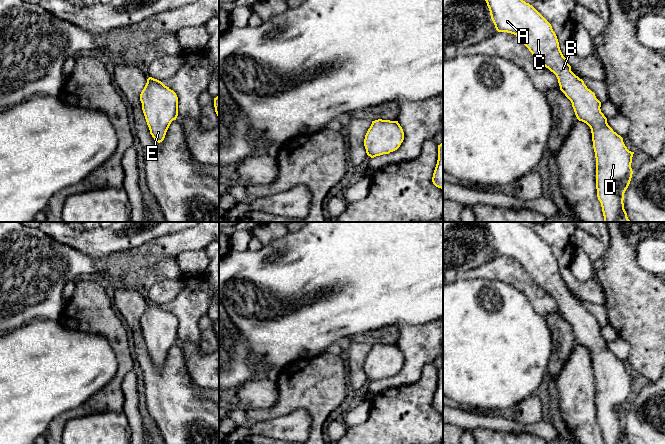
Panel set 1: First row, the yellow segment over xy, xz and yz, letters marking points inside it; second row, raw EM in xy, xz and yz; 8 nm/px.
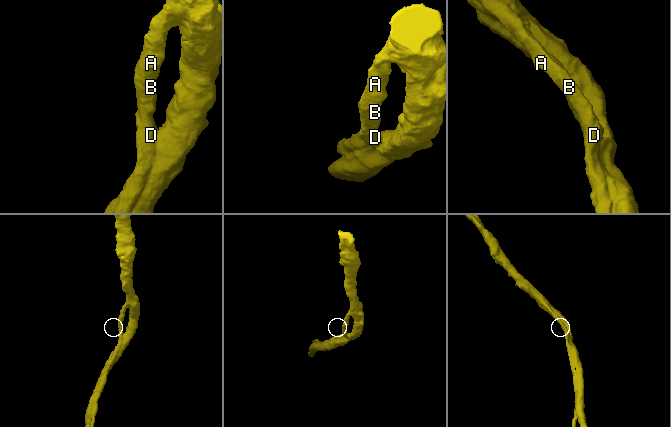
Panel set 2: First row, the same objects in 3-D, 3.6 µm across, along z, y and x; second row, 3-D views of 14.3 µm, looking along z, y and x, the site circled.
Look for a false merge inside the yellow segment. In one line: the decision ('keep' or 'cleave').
keep

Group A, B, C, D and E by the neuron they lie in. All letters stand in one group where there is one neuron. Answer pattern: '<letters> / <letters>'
A B C D E

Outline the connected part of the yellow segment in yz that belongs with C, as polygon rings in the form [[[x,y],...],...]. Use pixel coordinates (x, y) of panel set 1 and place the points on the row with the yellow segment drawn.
[[[523,0],[485,1],[496,30],[516,35],[532,55],[556,75],[560,90],[571,101],[577,119],[590,127],[596,158],[597,197],[601,203],[604,222],[630,222],[623,200],[633,174],[631,163],[634,152],[627,149],[623,138],[608,125],[607,118],[600,109],[601,102],[596,98],[595,93],[571,71],[571,66],[560,50],[551,24],[532,5]]]

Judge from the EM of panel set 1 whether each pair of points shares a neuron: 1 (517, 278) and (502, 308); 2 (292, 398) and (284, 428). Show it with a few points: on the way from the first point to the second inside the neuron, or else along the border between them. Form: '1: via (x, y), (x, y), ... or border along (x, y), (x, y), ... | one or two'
1: border along (489, 280), (500, 280), (512, 285), (530, 301) | two
2: border along (310, 415), (303, 409), (295, 409), (265, 420) | two

